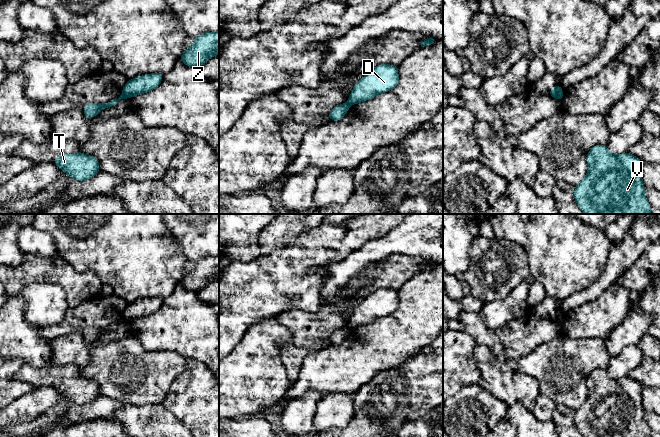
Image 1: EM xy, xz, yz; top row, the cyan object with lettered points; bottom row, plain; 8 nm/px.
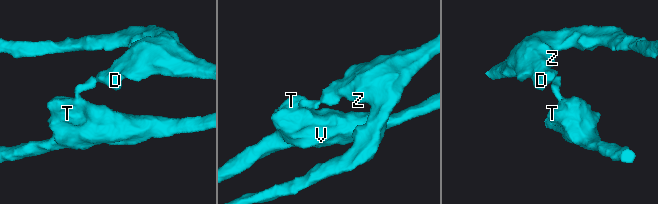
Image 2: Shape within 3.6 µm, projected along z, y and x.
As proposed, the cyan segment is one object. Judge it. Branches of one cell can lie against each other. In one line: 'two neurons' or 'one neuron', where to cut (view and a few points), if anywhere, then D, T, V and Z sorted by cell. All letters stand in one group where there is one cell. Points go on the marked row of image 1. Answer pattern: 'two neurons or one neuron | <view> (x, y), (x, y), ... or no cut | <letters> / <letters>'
two neurons | xy (122, 93), (125, 97) | D Z / T V

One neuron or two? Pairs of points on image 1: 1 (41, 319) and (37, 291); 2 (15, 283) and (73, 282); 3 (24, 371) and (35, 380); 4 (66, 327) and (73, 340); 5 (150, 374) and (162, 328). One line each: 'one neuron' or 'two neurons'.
1: one neuron
2: one neuron
3: one neuron
4: two neurons
5: two neurons

